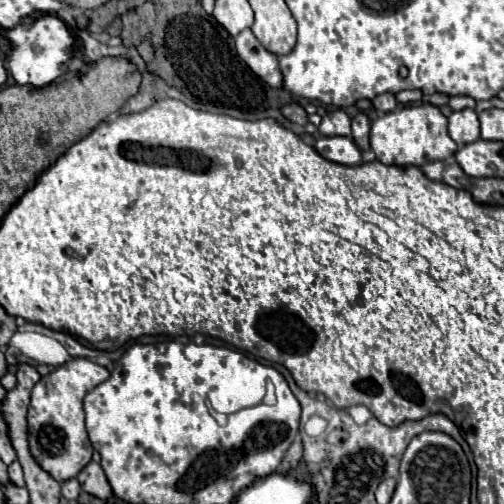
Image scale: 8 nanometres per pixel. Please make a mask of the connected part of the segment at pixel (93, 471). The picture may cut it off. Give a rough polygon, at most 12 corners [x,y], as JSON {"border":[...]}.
{"border":[[90,462],[78,482],[84,492],[110,498],[112,486],[98,462]]}

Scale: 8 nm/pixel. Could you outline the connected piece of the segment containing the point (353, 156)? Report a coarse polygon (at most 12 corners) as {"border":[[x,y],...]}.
{"border":[[320,136],[314,148],[328,160],[358,166],[362,152],[352,138]]}

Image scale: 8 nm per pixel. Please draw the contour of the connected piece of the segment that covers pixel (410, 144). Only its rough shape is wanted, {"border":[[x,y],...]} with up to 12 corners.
{"border":[[434,104],[372,122],[380,162],[422,166],[458,150]]}

